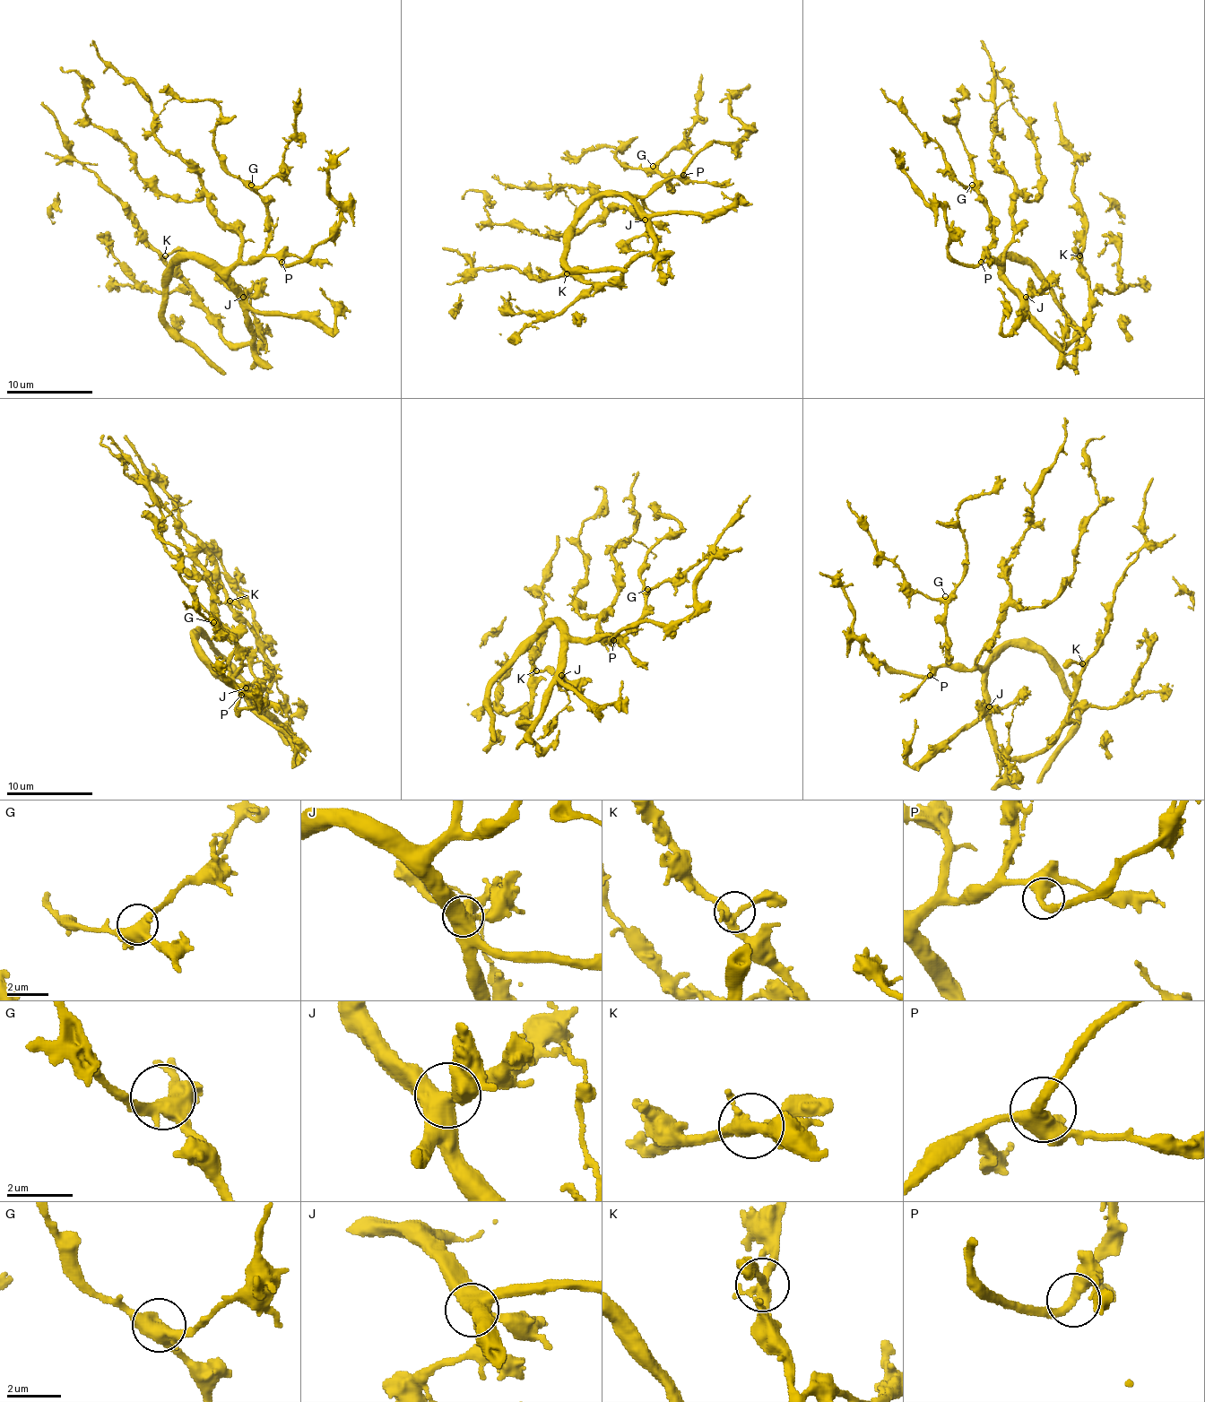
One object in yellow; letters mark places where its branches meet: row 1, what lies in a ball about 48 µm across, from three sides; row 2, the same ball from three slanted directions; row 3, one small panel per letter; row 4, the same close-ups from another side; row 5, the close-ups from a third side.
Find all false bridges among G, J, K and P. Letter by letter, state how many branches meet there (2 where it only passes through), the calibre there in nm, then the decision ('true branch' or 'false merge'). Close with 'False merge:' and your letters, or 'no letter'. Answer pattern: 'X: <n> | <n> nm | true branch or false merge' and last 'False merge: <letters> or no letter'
G: 4 | 480 nm | true branch
J: 4 | 550 nm | true branch
K: 4 | 360 nm | true branch
P: 3 | 360 nm | true branch
False merge: no letter

